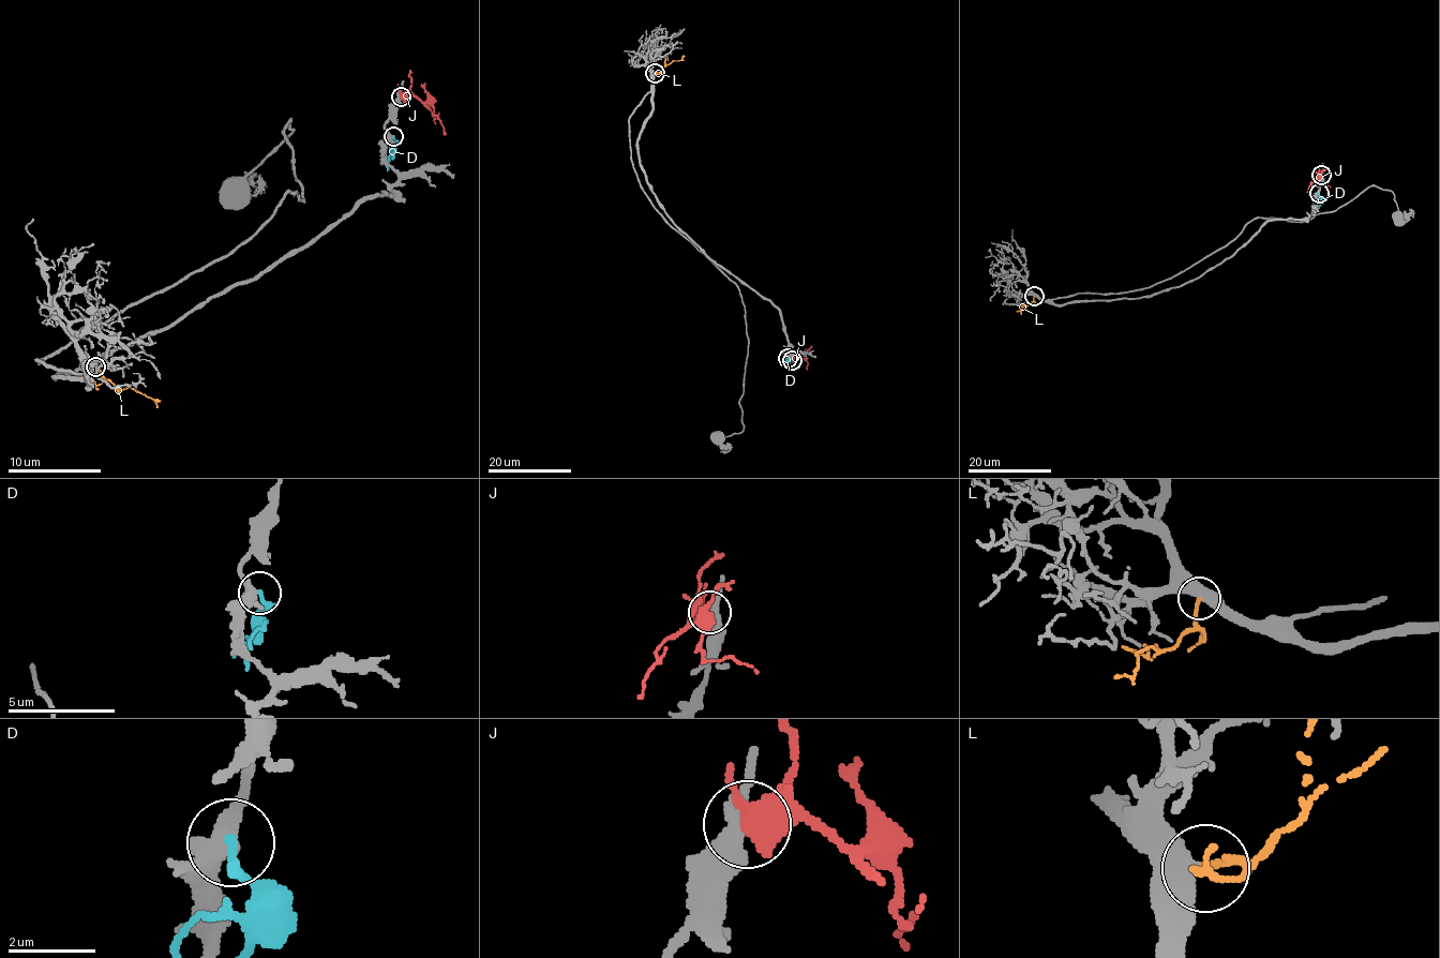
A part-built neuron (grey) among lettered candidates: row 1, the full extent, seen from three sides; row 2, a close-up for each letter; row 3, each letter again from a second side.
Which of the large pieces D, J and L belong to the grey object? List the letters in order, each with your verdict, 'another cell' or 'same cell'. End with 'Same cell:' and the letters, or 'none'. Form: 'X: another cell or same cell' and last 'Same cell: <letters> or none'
D: another cell
J: another cell
L: same cell
Same cell: L

